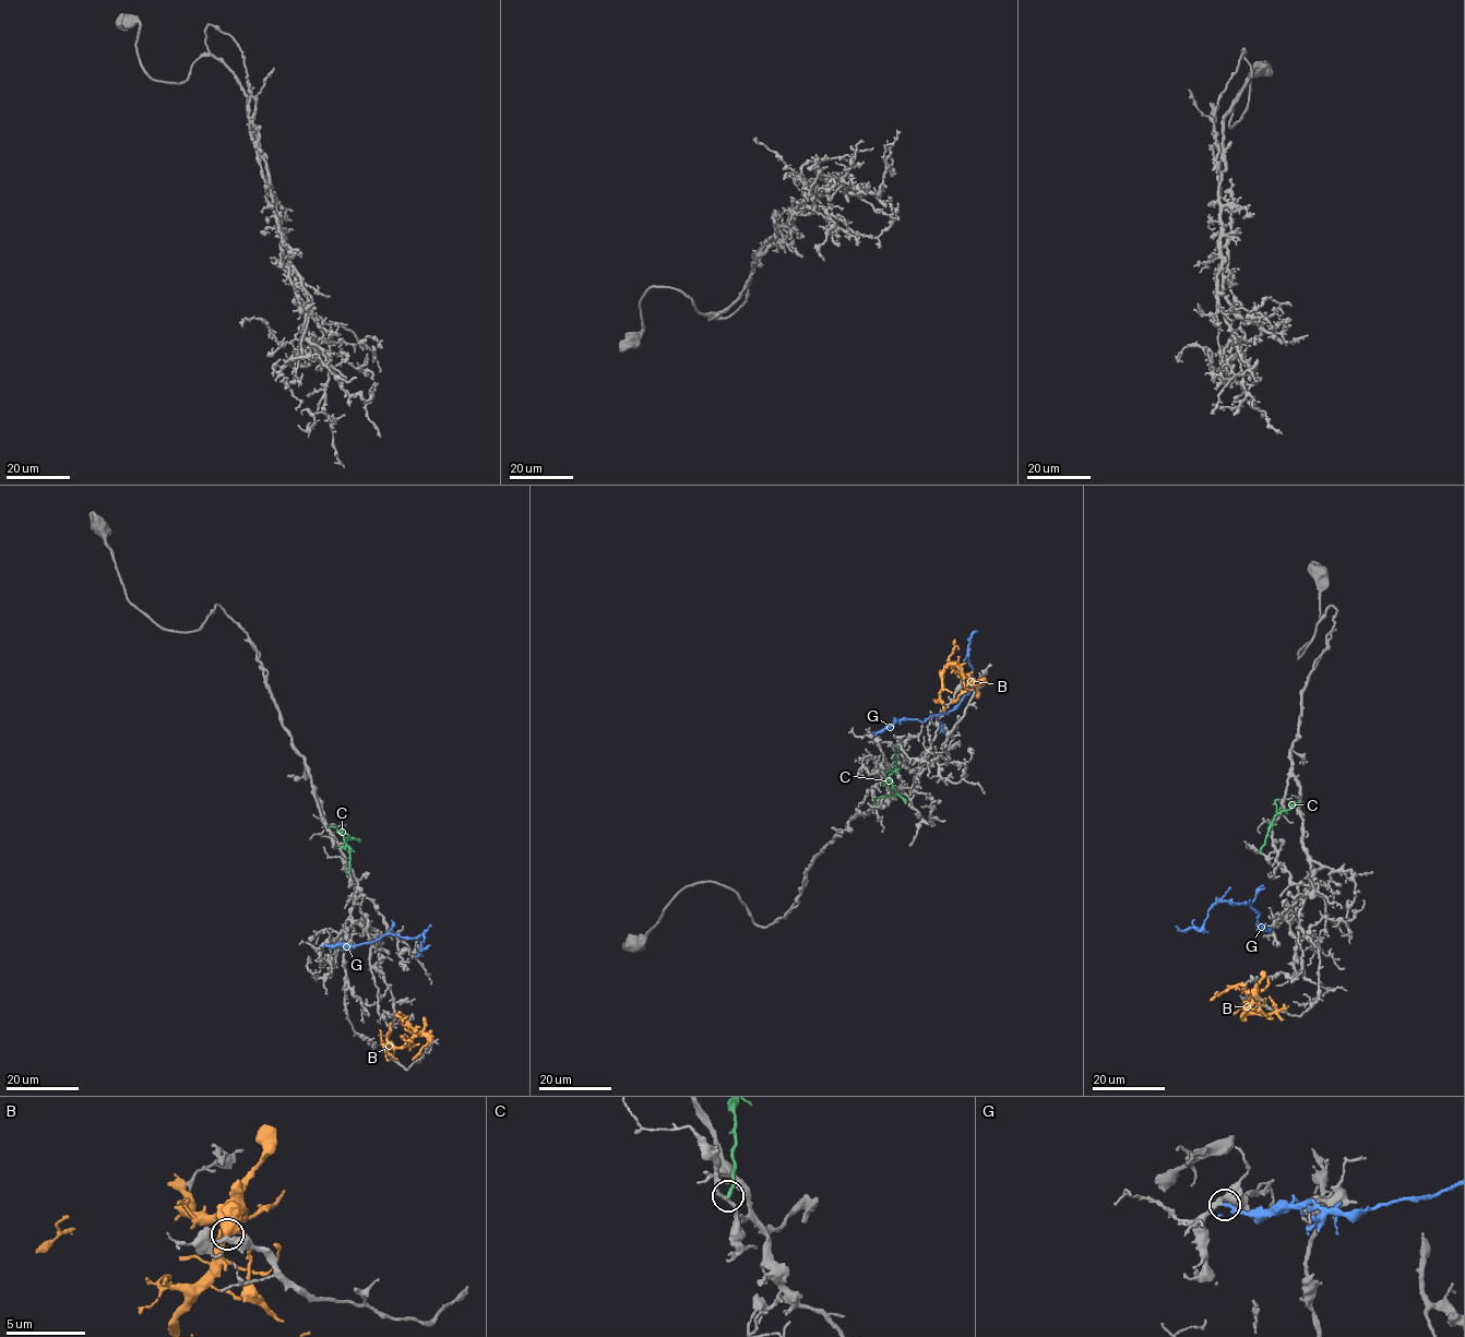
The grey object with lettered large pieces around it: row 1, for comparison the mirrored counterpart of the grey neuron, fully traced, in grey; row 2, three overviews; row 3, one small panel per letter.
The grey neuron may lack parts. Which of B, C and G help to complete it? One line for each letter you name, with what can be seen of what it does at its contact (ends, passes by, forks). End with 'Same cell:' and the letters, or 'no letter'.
G: it ends
Same cell: G

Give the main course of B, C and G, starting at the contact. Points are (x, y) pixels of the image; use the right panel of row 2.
B: (1254, 995), (1254, 991), (1242, 1017), (1273, 1011), (1275, 1006), (1270, 997)
C: (1260, 852), (1274, 816), (1289, 810), (1290, 802), (1296, 802)
G: (1272, 929), (1258, 926), (1259, 914), (1250, 904), (1218, 900), (1199, 930), (1176, 926)

